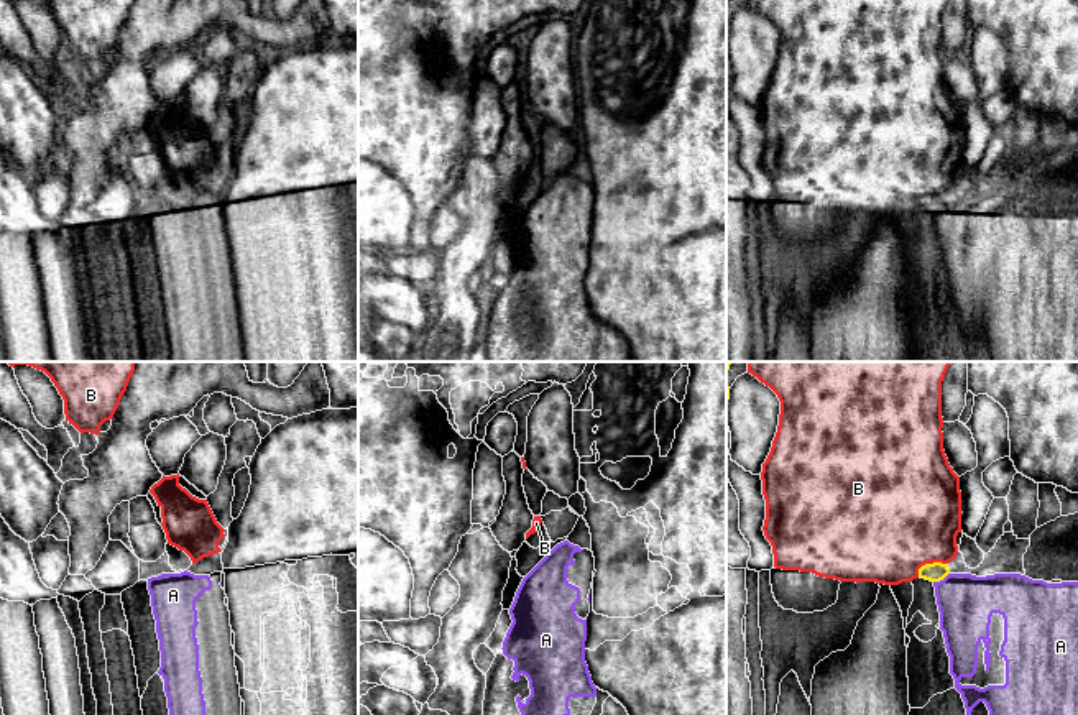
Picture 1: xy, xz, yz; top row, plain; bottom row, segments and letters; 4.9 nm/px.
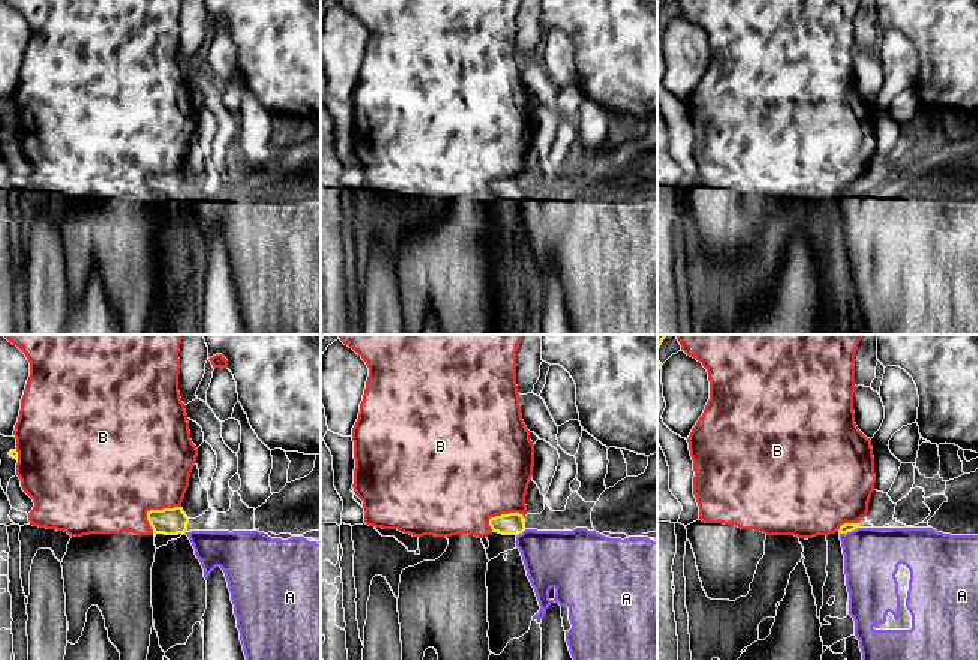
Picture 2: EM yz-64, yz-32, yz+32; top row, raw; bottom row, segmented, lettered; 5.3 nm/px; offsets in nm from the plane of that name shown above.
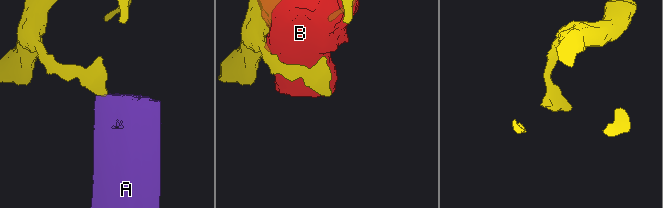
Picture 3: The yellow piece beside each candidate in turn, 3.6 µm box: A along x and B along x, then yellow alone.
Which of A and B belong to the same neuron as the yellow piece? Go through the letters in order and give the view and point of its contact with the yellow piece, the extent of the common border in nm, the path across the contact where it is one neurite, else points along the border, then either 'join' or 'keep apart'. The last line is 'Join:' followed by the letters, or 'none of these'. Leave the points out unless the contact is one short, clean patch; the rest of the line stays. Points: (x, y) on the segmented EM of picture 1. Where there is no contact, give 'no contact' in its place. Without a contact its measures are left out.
A: meets yellow in yz at (940, 579); contact 90 nm long; border along yz (949, 572), (934, 582); keep apart
B: meets yellow in yz at (929, 564); contact 160 nm long; keep apart
Join: none of these

